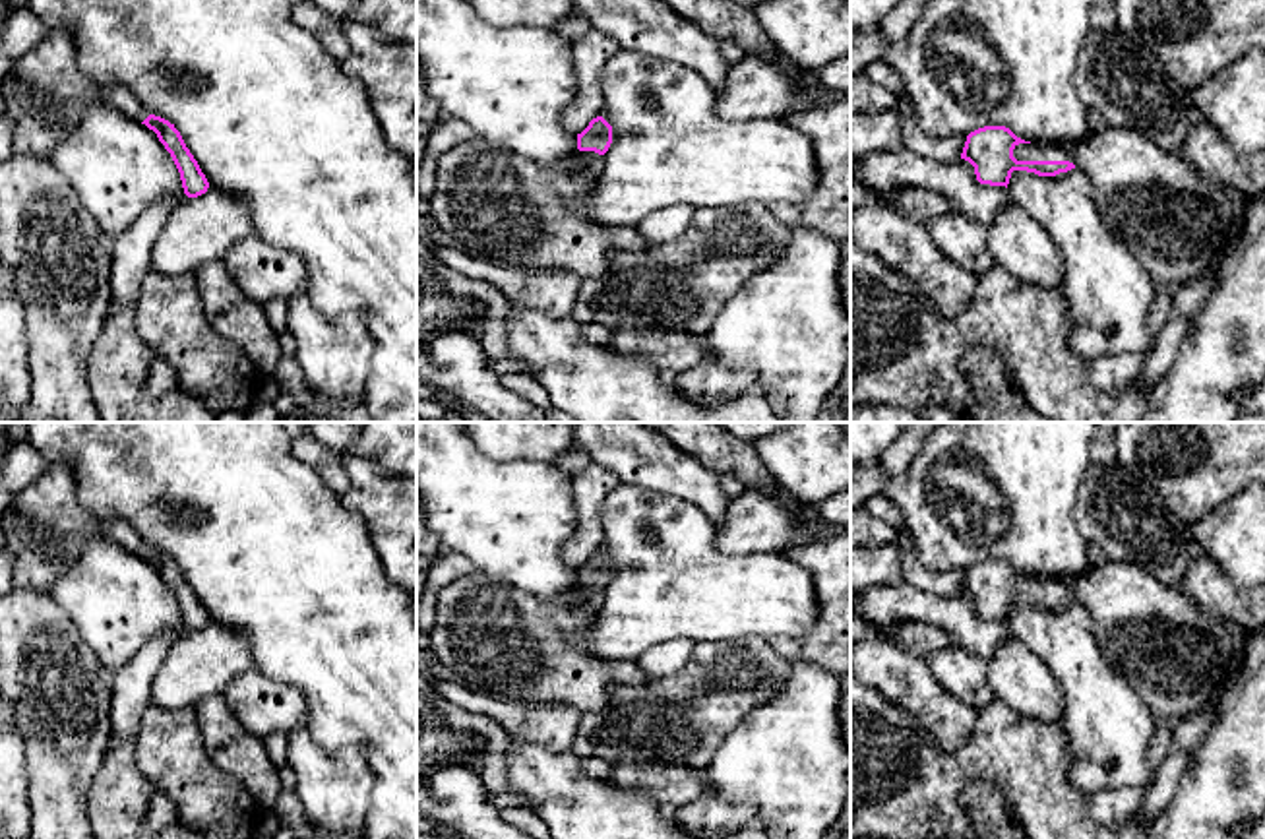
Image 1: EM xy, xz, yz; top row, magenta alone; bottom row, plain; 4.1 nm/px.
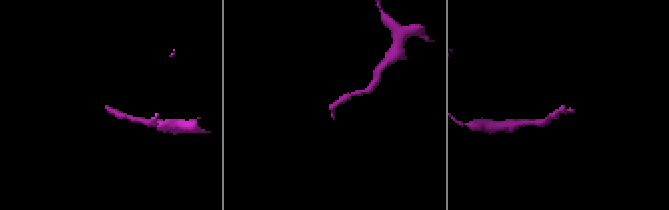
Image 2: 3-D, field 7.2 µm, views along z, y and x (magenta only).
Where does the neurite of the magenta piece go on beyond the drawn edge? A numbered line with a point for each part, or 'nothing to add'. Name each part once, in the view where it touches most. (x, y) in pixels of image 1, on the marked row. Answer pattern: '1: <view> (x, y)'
1: yz (1157, 204)

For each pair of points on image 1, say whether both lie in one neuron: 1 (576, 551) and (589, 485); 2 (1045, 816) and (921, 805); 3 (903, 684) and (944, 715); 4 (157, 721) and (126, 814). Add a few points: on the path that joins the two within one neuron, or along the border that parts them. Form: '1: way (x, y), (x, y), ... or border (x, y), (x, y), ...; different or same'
1: way (587, 535), (587, 500); same
2: way (1014, 785), (996, 768), (957, 768), (952, 774); same
3: way (913, 688), (934, 710); same
4: border (134, 737), (136, 766), (173, 803); different

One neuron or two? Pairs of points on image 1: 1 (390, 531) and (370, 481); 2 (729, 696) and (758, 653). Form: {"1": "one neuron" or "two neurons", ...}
{"1": "one neuron", "2": "one neuron"}

